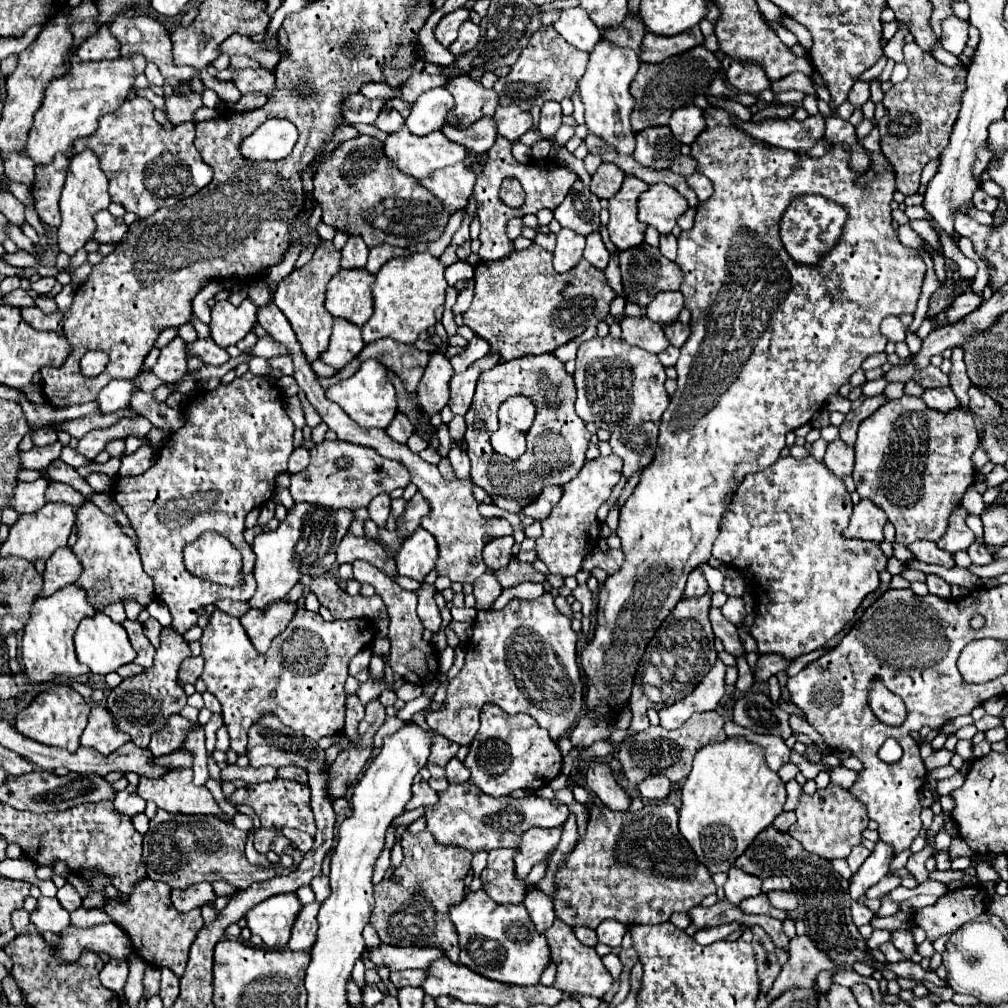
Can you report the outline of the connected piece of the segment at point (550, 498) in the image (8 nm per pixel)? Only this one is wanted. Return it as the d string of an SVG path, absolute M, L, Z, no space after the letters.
M545 487L545 491L539 495L539 499L535 499L535 503L529 503L523 509L523 515L529 515L537 521L543 521L549 515L549 511L553 509L553 505L561 499L561 495L563 495L561 487Z

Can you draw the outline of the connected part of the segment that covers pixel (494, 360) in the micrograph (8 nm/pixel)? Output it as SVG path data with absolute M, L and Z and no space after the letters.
M487 355L477 359L473 365L469 365L463 373L455 373L451 379L451 411L455 415L465 415L473 393L475 393L475 383L479 375L499 363L499 355Z

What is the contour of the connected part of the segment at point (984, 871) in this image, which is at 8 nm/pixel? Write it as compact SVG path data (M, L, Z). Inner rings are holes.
M977 863L975 865L975 869L977 869L977 875L979 875L979 879L983 881L983 883L993 883L993 885L997 885L999 883L999 873L993 869L993 867L989 867L987 863Z

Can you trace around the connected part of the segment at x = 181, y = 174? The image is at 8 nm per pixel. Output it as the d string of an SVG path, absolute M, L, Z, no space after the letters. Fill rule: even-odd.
M141 97L127 99L117 111L113 111L111 115L105 115L101 119L99 129L95 131L93 137L77 139L73 143L73 149L71 149L71 155L77 155L77 153L83 153L83 149L89 149L99 157L101 171L109 179L111 201L123 205L125 211L133 211L137 217L149 217L159 207L171 207L177 201L195 195L205 185L209 185L209 181L213 177L211 167L207 163L203 163L199 151L193 145L195 125L193 123L183 123L183 125L177 125L173 131L167 131L167 129L163 129L163 125L159 125L155 121L153 111L155 111L155 107L147 99L141 99Z

